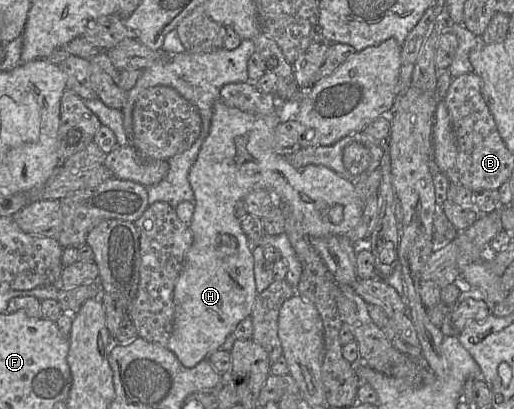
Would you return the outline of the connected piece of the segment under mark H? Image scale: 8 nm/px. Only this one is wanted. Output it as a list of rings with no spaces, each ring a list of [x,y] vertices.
[[[275,96],[275,112],[268,116],[255,116],[246,112],[243,112],[237,108],[226,105],[221,99],[217,100],[213,106],[213,113],[211,118],[210,131],[206,139],[204,140],[197,159],[192,165],[189,171],[189,182],[194,193],[194,212],[192,220],[189,224],[189,229],[193,236],[193,242],[189,250],[187,251],[183,267],[180,275],[177,279],[174,288],[173,302],[174,302],[174,321],[171,336],[169,338],[167,348],[175,354],[180,363],[186,368],[193,368],[202,360],[208,359],[210,355],[215,353],[222,344],[224,344],[226,338],[232,334],[238,323],[247,317],[251,316],[252,309],[257,298],[258,292],[256,290],[255,276],[254,276],[254,257],[252,253],[252,245],[249,242],[247,236],[244,234],[240,220],[234,214],[235,204],[239,200],[243,200],[244,197],[254,190],[267,191],[272,199],[277,202],[287,202],[293,210],[297,220],[302,225],[304,231],[309,237],[325,237],[334,235],[347,236],[352,230],[354,230],[362,222],[362,213],[364,204],[358,197],[355,186],[353,183],[343,178],[328,167],[322,165],[307,165],[303,168],[293,167],[285,156],[275,153],[272,149],[272,141],[275,128],[280,124],[280,116],[278,115],[279,101]]]

